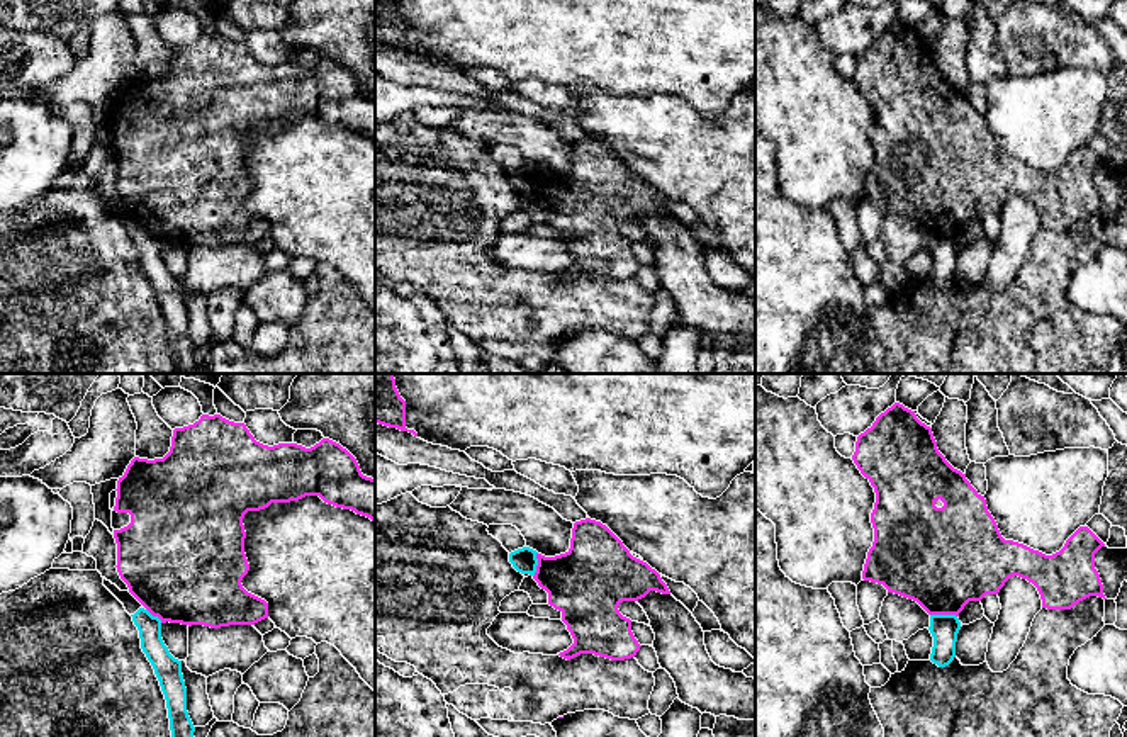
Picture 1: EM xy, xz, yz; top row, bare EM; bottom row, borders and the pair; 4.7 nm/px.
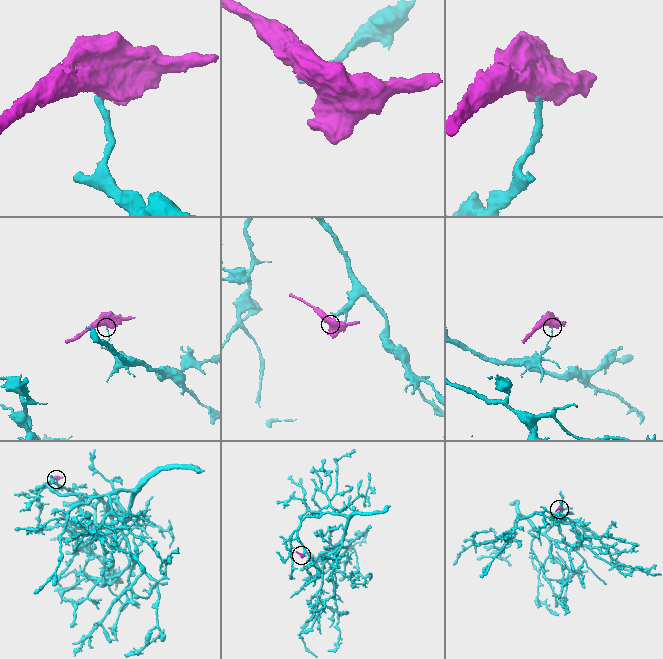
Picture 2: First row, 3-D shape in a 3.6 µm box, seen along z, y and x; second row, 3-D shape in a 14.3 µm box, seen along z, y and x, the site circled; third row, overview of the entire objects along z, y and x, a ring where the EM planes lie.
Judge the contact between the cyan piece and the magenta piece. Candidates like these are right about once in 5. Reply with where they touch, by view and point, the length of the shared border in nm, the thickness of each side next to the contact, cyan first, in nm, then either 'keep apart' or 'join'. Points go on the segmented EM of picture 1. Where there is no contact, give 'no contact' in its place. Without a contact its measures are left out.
yz (944, 615) | 130 nm | 140/440 nm | keep apart

